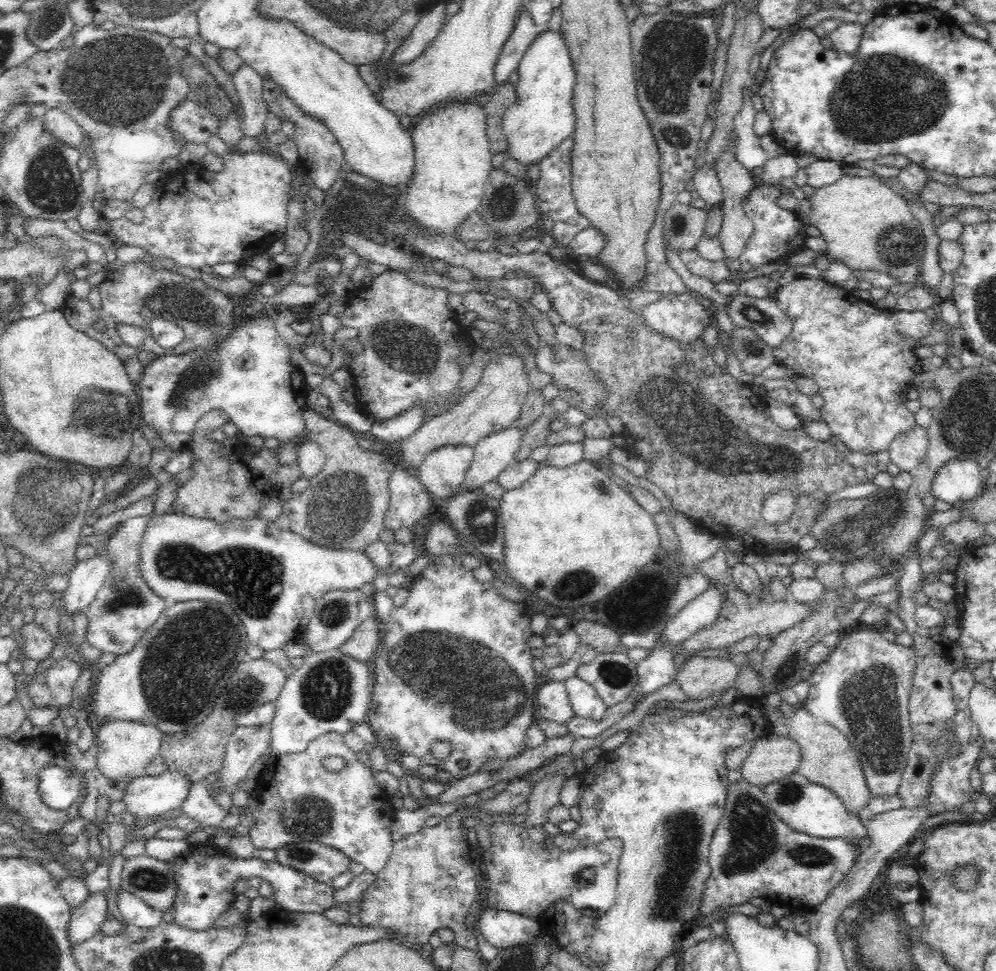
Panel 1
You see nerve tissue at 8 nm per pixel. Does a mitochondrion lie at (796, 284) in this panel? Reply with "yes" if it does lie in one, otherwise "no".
no

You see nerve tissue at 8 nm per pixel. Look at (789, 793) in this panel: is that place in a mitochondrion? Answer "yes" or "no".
yes

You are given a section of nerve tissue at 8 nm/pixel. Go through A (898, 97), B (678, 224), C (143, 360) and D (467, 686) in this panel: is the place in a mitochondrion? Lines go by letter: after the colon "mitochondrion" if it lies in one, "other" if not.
A: mitochondrion
B: mitochondrion
C: other
D: mitochondrion

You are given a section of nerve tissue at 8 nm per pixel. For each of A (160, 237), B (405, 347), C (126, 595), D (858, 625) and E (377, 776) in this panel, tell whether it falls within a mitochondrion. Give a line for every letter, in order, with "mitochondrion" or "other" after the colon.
A: other
B: mitochondrion
C: mitochondrion
D: other
E: other

